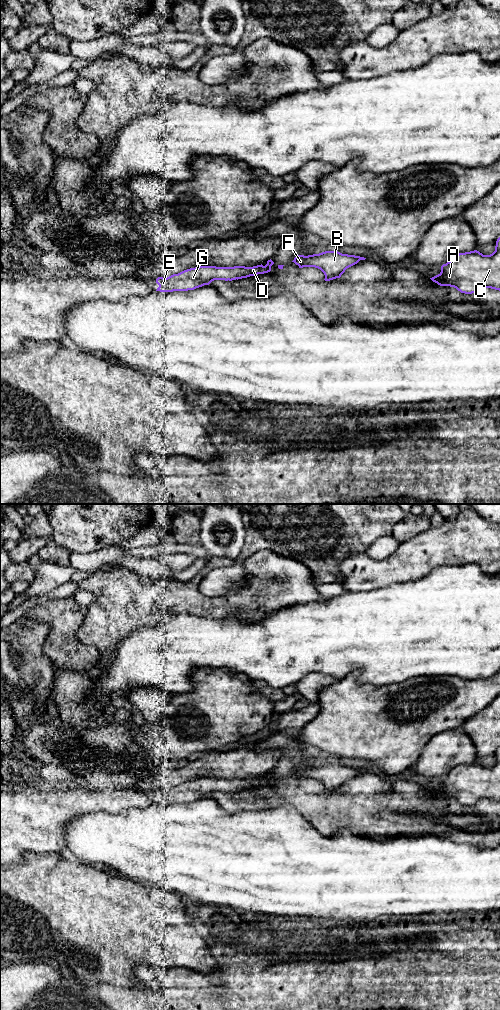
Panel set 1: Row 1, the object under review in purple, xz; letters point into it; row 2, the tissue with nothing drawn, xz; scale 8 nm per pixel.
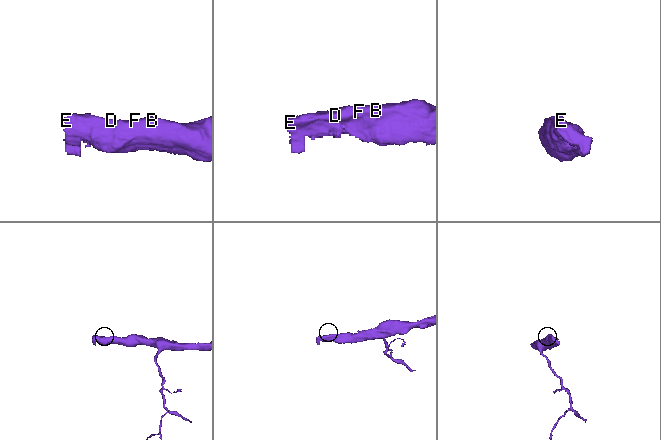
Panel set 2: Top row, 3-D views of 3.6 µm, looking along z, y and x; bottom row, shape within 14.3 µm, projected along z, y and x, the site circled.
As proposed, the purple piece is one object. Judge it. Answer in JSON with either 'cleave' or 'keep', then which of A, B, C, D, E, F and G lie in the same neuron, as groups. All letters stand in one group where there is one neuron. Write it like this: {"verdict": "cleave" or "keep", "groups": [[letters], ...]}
{"verdict": "keep", "groups": [["A", "B", "C", "D", "E", "F", "G"]]}

